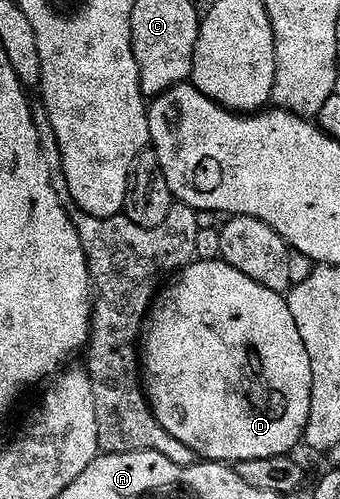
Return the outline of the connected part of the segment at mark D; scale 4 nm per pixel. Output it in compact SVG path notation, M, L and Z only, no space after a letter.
M221 260L191 262L155 298L150 313L146 315L146 325L140 339L140 373L146 398L150 401L156 420L160 420L164 432L168 432L168 436L176 436L180 444L192 448L192 452L199 459L223 464L237 464L244 460L268 460L272 456L284 456L294 452L298 442L300 446L303 441L314 393L312 392L312 364L308 360L308 348L304 348L304 340L300 340L300 328L296 328L296 320L288 312L288 302L285 297L271 290L263 290L260 284L256 284L256 280L244 276L244 272L232 268L226 262Z

